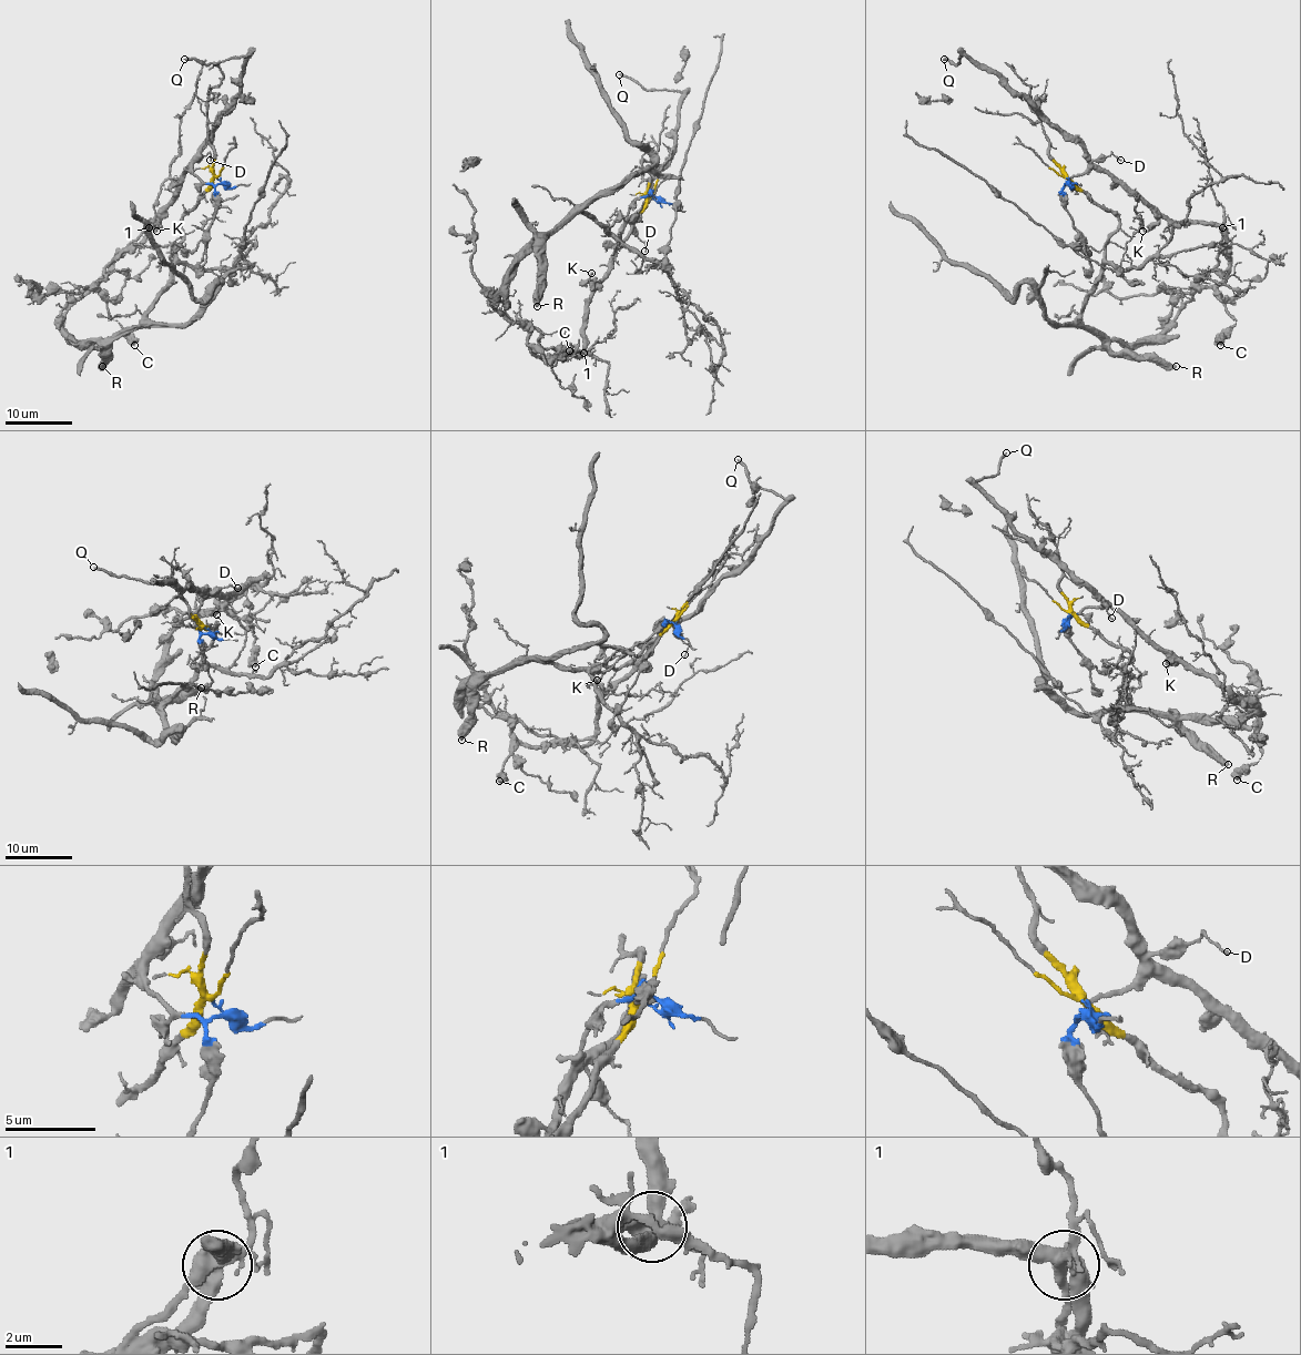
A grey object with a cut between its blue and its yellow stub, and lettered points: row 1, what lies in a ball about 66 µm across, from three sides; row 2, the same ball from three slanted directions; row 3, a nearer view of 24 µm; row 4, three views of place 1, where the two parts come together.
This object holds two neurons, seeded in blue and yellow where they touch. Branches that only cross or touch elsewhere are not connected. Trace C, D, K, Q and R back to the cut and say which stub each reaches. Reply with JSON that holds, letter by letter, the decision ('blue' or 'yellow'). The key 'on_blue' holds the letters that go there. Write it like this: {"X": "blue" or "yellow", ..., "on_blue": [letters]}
{"C": "blue", "D": "blue", "K": "blue", "Q": "blue", "R": "yellow", "on_blue": ["C", "D", "K", "Q"]}

